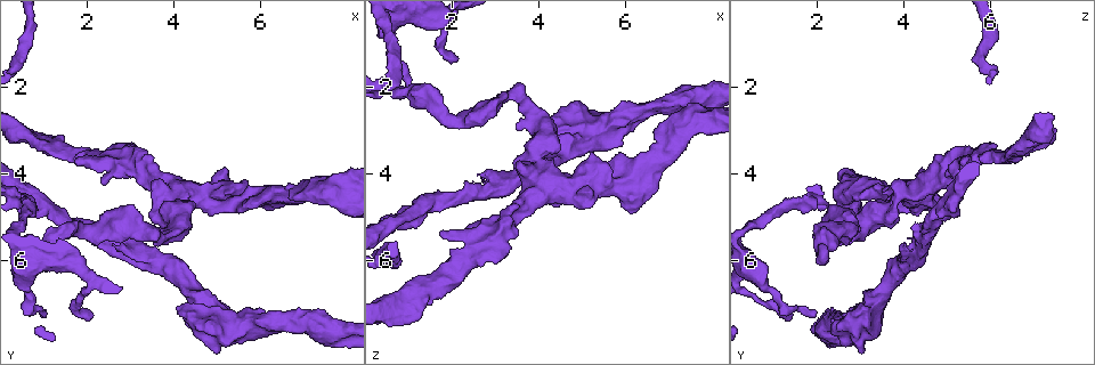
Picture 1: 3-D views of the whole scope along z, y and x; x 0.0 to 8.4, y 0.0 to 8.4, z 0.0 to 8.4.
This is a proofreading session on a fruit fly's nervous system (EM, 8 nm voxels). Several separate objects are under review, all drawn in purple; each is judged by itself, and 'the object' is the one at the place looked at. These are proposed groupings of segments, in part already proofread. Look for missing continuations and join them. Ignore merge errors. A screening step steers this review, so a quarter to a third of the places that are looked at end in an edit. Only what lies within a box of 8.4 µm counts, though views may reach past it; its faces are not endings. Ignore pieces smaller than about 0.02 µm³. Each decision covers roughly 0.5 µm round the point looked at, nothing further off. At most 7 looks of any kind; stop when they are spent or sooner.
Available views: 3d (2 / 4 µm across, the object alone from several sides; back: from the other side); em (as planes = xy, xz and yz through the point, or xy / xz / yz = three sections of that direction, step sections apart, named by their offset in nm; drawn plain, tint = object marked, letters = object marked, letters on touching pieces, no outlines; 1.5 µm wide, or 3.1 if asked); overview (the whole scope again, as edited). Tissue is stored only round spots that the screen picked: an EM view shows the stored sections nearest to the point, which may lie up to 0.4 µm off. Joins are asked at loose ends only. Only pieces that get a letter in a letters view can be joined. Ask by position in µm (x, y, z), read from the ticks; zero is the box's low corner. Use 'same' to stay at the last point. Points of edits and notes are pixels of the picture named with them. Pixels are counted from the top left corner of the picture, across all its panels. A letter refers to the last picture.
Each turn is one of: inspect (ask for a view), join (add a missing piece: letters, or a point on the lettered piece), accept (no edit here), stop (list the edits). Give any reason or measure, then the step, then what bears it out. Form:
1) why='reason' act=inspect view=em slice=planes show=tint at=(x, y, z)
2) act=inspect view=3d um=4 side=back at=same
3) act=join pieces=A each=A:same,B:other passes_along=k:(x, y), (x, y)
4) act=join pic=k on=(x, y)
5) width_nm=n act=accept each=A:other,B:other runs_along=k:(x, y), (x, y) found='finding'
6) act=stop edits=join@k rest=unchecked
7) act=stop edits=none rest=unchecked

why='an open end' act=inspect view=em slice=xy step=8 show=tint at=(4.05, 7.05, 3.15)

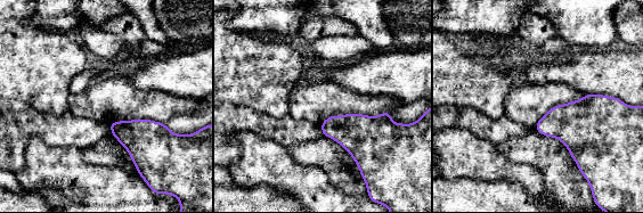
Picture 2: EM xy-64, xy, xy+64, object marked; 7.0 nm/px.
act=inspect view=em slice=planes show=letters at=same

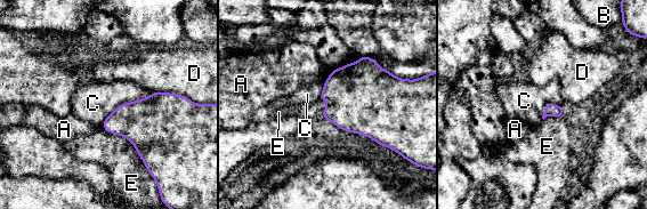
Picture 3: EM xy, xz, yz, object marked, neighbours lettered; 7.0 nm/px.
act=accept each=A:other,B:other,C:other,D:other,E:other border=3:(150, 93), (121, 103), (100, 125) found='none of them fits'

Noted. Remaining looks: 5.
why='thin end' act=inspect view=em slice=planes show=letters at=(1.05, 7.25, 1.95)

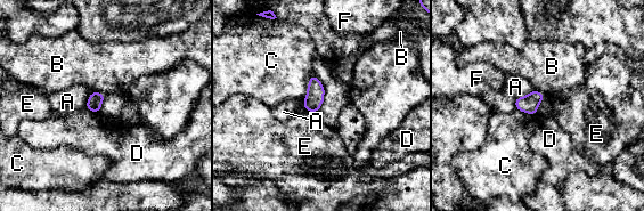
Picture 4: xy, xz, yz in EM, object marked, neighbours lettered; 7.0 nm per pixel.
width_nm=110 longest_contact=C:220nm act=accept each=A:other,B:other,C:other,D:other,E:other,F:other found='no lettered piece goes on from it'

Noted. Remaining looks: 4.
why='free end' act=inspect view=em slice=yz step=8 show=letters at=(6.85, 4.60, 2.85)

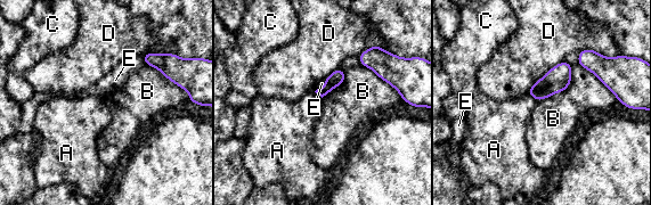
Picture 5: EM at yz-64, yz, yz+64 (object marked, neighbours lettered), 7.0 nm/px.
why='another direction' act=inspect view=em slice=planes show=letters at=same

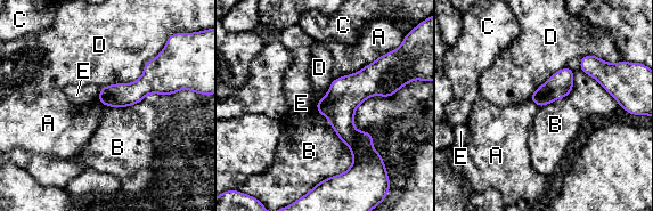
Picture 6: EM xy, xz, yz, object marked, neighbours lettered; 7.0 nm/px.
act=accept each=A:other,B:other,C:other,D:other,E:other runs_along=6:(414, 75), (370, 80), (319, 107) found='no lettered piece goes on from it'

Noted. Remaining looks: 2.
act=stop edits=none rest=unchecked

